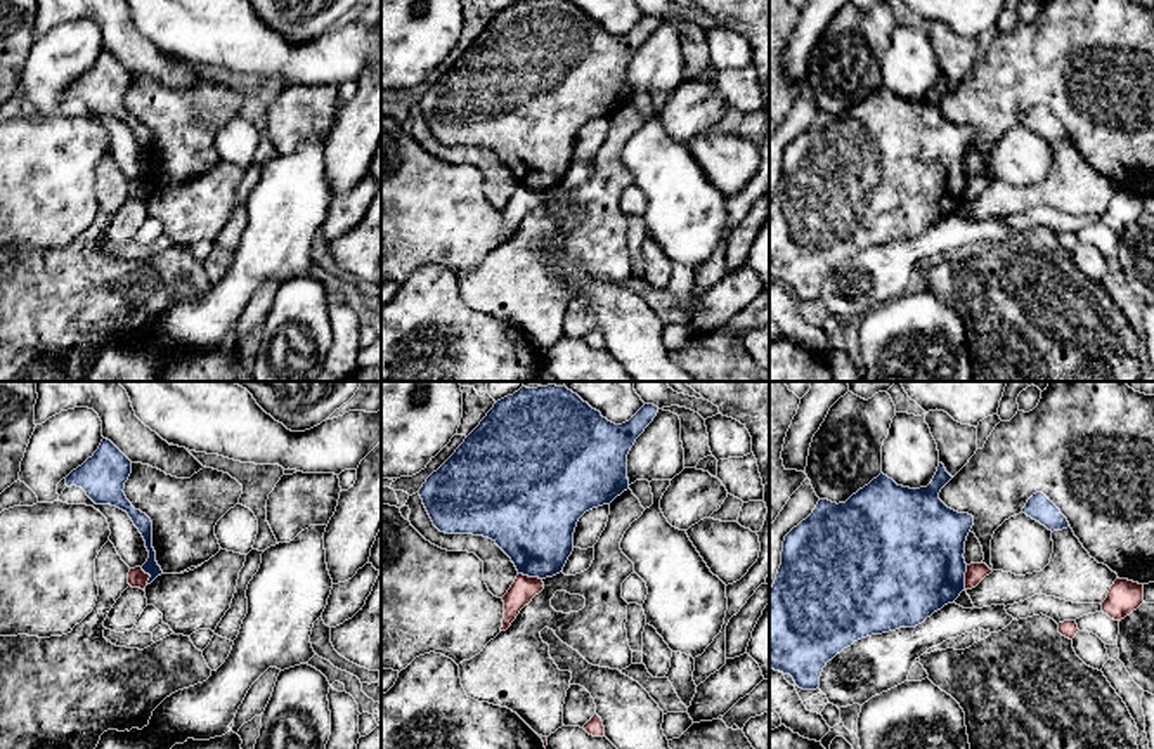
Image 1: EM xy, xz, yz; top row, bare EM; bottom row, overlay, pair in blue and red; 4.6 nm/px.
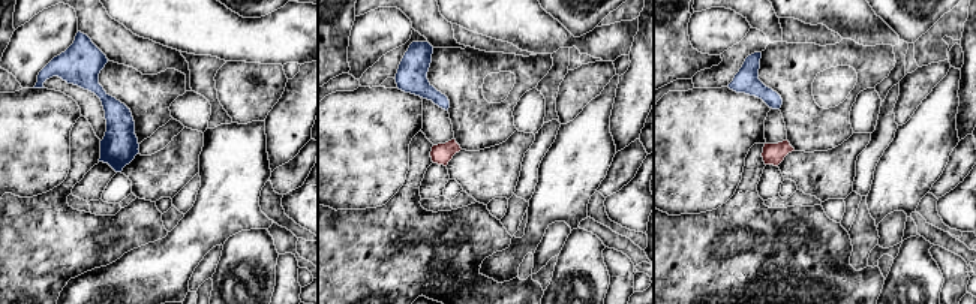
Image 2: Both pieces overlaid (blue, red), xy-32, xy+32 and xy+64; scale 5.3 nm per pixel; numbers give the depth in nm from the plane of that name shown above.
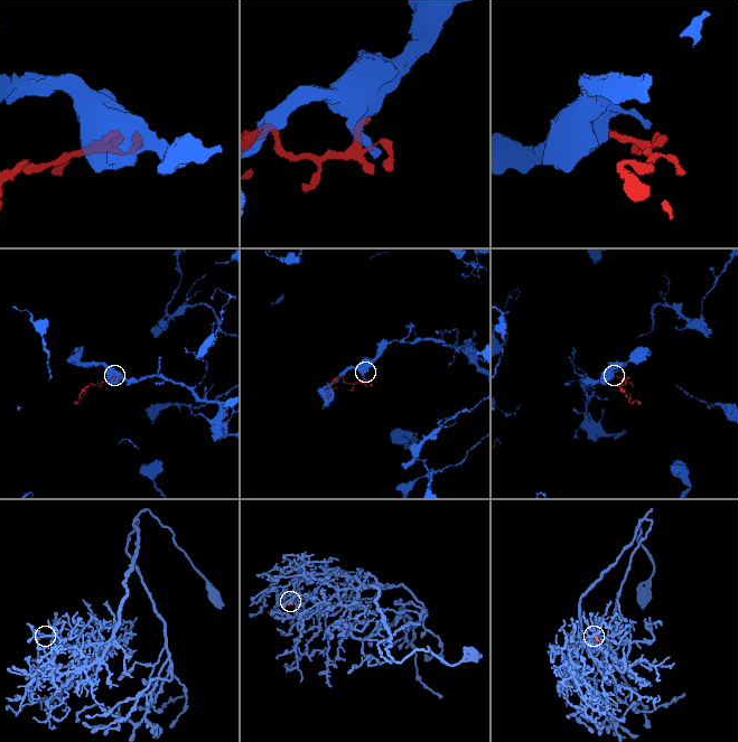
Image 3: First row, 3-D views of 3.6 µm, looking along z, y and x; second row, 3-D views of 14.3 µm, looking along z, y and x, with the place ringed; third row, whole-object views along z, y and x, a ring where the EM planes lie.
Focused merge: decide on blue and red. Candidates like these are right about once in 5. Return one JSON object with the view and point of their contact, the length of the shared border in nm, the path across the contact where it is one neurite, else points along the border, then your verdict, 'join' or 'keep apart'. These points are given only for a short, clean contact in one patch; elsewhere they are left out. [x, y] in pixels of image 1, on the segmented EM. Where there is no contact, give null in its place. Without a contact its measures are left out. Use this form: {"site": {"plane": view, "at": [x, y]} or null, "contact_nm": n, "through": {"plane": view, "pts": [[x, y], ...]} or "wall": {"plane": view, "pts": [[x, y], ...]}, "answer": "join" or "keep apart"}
{"site": {"plane": "xz", "at": [531, 576]}, "contact_nm": 120, "wall": {"plane": "xz", "pts": [[518, 573], [541, 579]]}, "answer": "keep apart"}

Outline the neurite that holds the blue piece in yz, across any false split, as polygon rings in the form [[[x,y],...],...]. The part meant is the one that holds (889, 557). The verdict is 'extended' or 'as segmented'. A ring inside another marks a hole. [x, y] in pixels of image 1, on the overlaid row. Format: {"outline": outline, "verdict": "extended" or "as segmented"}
{"outline": [[[939,463],[927,487],[903,487],[880,473],[846,503],[818,501],[813,513],[783,541],[781,565],[769,589],[769,669],[790,674],[802,690],[816,690],[827,662],[854,642],[899,628],[915,628],[944,605],[955,603],[965,589],[963,553],[974,517],[958,513],[939,499],[941,489],[951,479]]], "verdict": "as segmented"}

